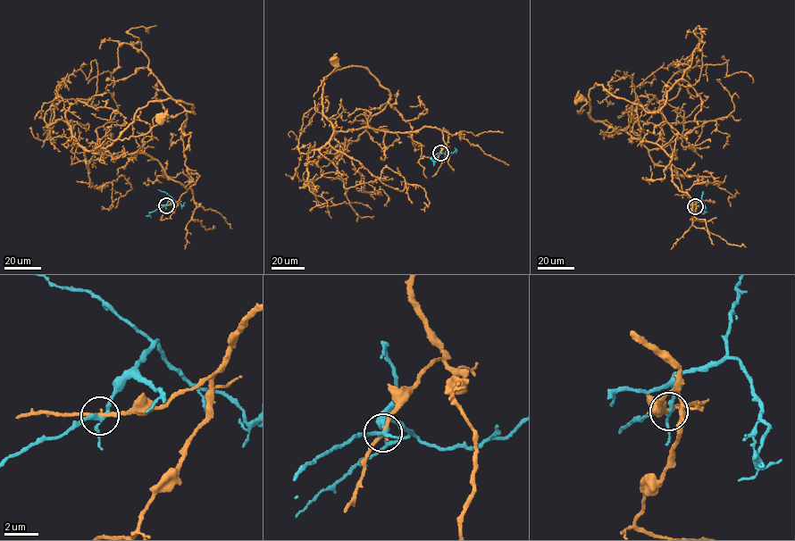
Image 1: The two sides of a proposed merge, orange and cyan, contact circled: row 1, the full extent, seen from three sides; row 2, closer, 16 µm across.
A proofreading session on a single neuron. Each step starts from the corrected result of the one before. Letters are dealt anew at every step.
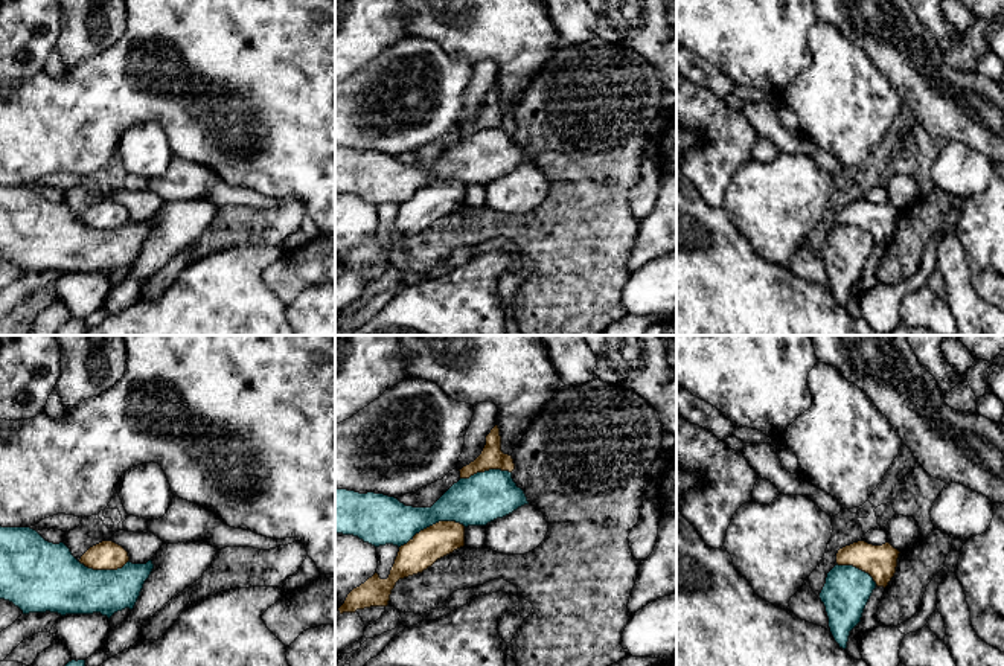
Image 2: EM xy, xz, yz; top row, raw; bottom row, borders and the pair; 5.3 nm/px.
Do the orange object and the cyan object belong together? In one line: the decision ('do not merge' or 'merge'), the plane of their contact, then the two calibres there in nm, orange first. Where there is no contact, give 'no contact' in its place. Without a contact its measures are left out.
do not merge; meets orange in xz; 180 nm thick on the orange side, 260 nm on the other

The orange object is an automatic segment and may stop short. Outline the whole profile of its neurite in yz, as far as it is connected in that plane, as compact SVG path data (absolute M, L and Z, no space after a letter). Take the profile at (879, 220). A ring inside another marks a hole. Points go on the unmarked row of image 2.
M858 200L838 209L836 223L853 224L868 232L878 245L885 247L896 232L899 212L890 201L873 204Z

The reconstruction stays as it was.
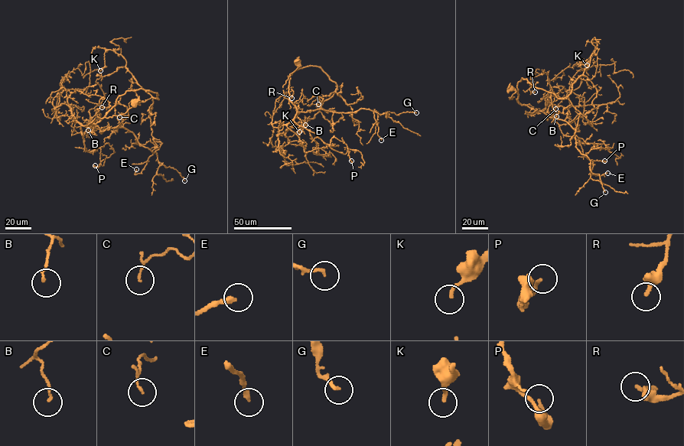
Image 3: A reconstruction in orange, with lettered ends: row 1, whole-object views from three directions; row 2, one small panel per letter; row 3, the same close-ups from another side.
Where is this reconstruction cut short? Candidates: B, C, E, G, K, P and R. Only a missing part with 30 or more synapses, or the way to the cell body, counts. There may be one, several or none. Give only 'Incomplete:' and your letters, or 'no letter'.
Incomplete: no letter

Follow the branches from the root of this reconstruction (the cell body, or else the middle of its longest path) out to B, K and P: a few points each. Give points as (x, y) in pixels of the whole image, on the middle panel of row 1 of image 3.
B: (298, 61), (301, 66), (290, 73), (283, 85), (283, 96), (294, 105), (299, 113), (297, 117), (305, 125)
K: (298, 61), (301, 66), (283, 86), (284, 98), (288, 76), (307, 66), (319, 66), (337, 85), (299, 131)
P: (298, 61), (282, 87), (295, 106), (294, 122), (329, 144), (333, 137), (343, 141), (351, 161)

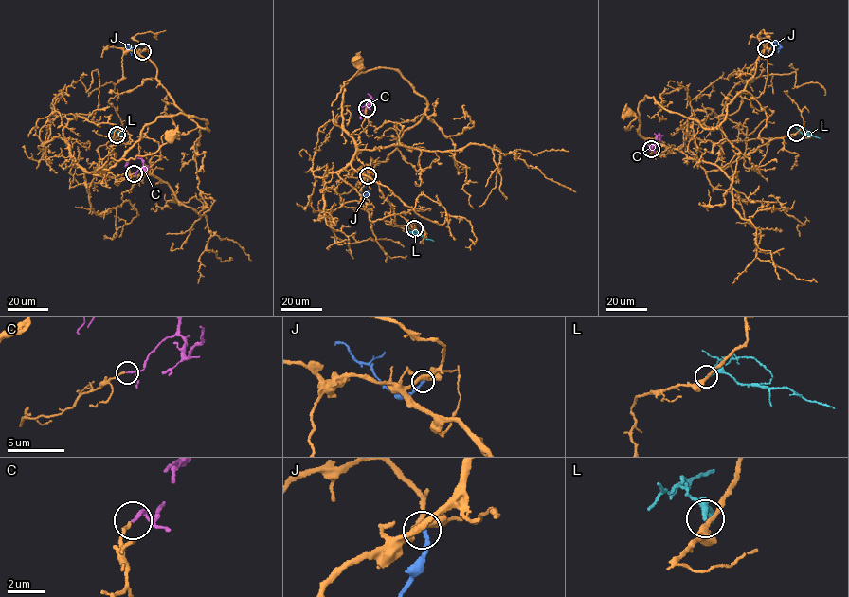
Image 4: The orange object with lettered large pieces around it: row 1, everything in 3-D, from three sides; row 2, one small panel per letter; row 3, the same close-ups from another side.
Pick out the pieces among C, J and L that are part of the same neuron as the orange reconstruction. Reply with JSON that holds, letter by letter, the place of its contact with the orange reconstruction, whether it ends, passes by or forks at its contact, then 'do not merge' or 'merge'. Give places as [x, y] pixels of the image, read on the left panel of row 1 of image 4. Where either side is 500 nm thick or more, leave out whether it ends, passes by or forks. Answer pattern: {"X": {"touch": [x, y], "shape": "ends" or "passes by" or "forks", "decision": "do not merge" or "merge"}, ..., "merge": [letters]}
{"C": {"touch": [134, 173], "shape": "ends", "decision": "merge"}, "J": {"touch": [142, 51], "shape": "ends", "decision": "do not merge"}, "L": {"touch": [117, 135], "shape": "ends", "decision": "do not merge"}, "merge": ["C"]}

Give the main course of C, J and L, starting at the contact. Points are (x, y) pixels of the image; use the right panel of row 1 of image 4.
C: (651, 149), (657, 136), (662, 135), (659, 141)
J: (766, 48), (768, 50), (777, 41), (780, 46), (778, 52)
L: (796, 133), (820, 138)

